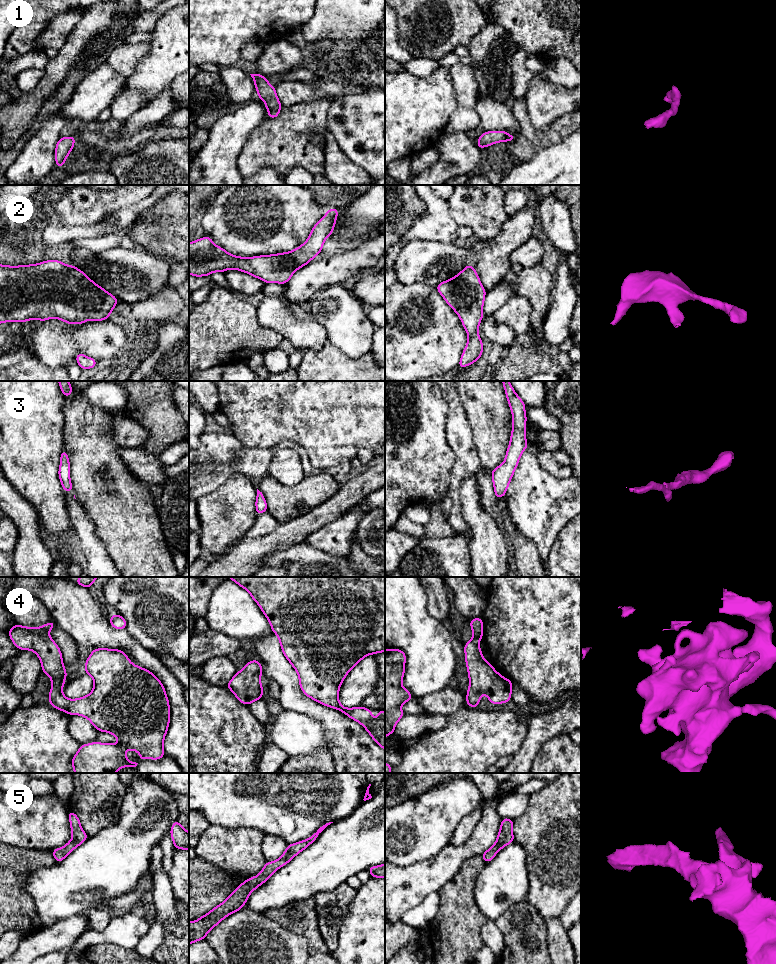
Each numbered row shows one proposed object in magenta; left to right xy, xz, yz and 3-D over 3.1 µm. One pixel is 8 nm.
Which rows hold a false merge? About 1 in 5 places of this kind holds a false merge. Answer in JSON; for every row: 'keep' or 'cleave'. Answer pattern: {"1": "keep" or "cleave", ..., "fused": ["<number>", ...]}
{"1": "keep", "2": "keep", "3": "keep", "4": "keep", "5": "keep", "fused": []}

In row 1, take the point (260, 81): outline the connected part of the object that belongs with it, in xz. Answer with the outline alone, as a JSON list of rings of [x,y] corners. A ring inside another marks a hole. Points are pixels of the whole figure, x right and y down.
[[[250,74],[258,91],[257,97],[265,102],[269,118],[277,118],[281,110],[281,103],[276,95],[275,87],[272,86],[264,76],[259,74]]]

